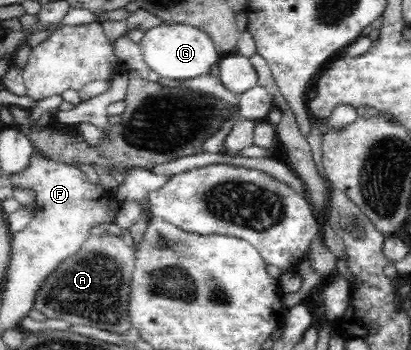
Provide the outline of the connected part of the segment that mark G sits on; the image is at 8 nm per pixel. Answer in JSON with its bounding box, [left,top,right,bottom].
[139,23,225,80]

